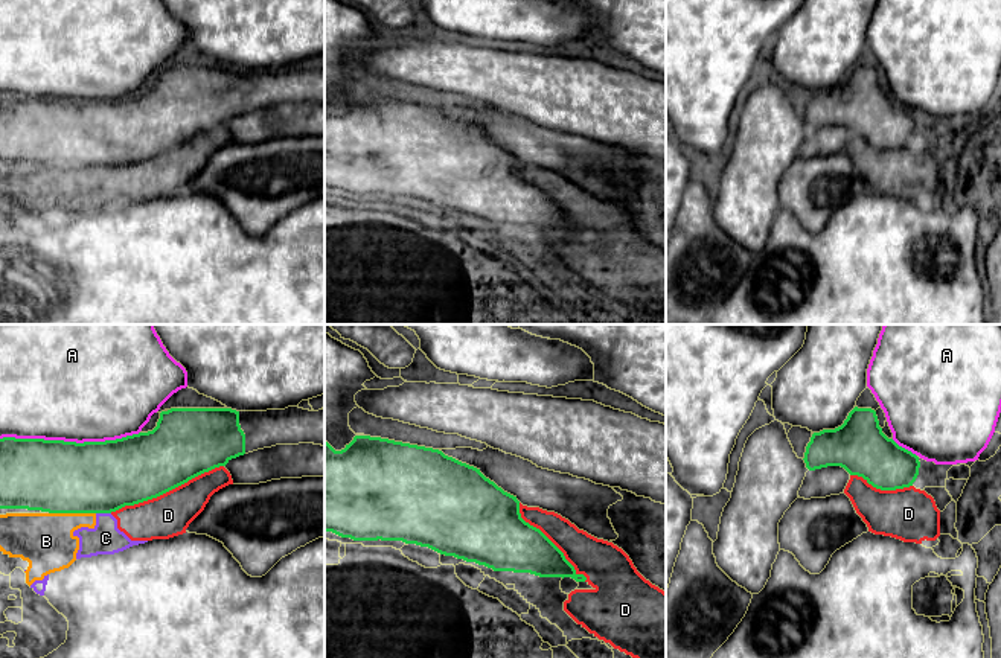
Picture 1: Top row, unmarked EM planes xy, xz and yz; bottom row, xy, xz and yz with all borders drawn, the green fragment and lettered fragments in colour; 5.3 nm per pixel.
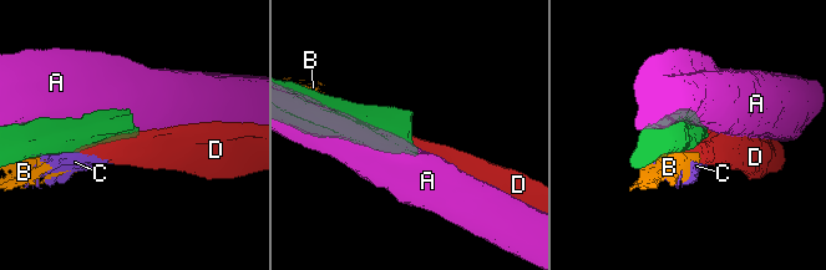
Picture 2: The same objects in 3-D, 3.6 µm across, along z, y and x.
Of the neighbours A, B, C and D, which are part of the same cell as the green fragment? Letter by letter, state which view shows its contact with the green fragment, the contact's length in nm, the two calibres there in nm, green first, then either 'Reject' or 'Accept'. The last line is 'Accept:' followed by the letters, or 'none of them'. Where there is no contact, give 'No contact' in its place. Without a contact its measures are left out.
A: Touches green in xy. Shared border 750 nm. Thickness 380 nm (green) against 500 nm. Reject
B: Touches green in xy. Shared border 240 nm. Thickness 380 nm (green) against 300 nm. Reject
C: Touches green in xy. Shared border 80 nm. Thickness 380 nm (green) against 170 nm. Reject
D: Touches green in xy. Shared border 650 nm. Thickness 360 nm (green) against 220 nm. Reject
Accept: none of them

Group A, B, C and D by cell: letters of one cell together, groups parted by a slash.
A / B C D

